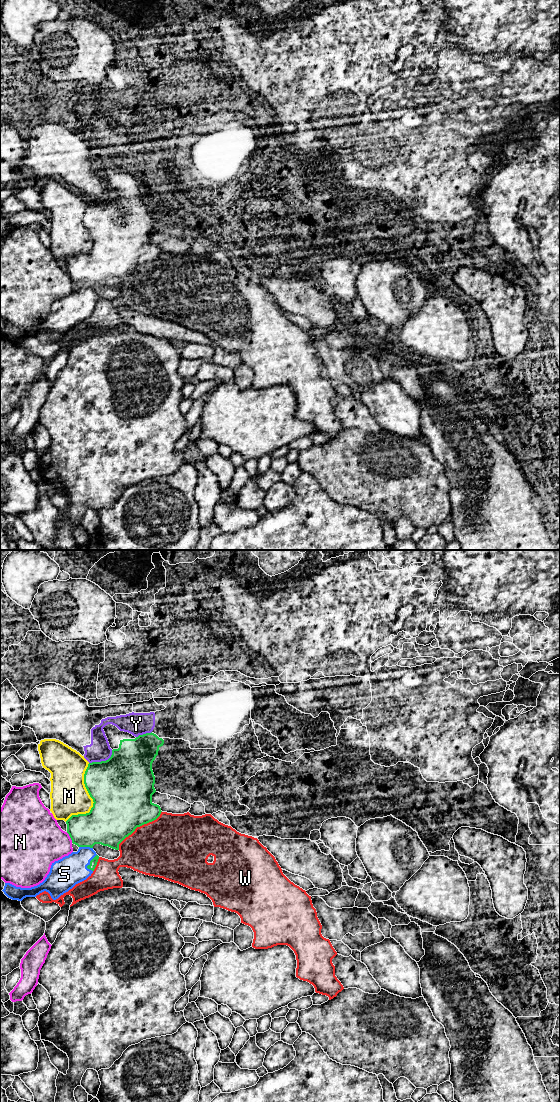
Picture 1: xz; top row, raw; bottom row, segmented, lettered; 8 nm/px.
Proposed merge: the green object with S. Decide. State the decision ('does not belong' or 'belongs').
belongs

